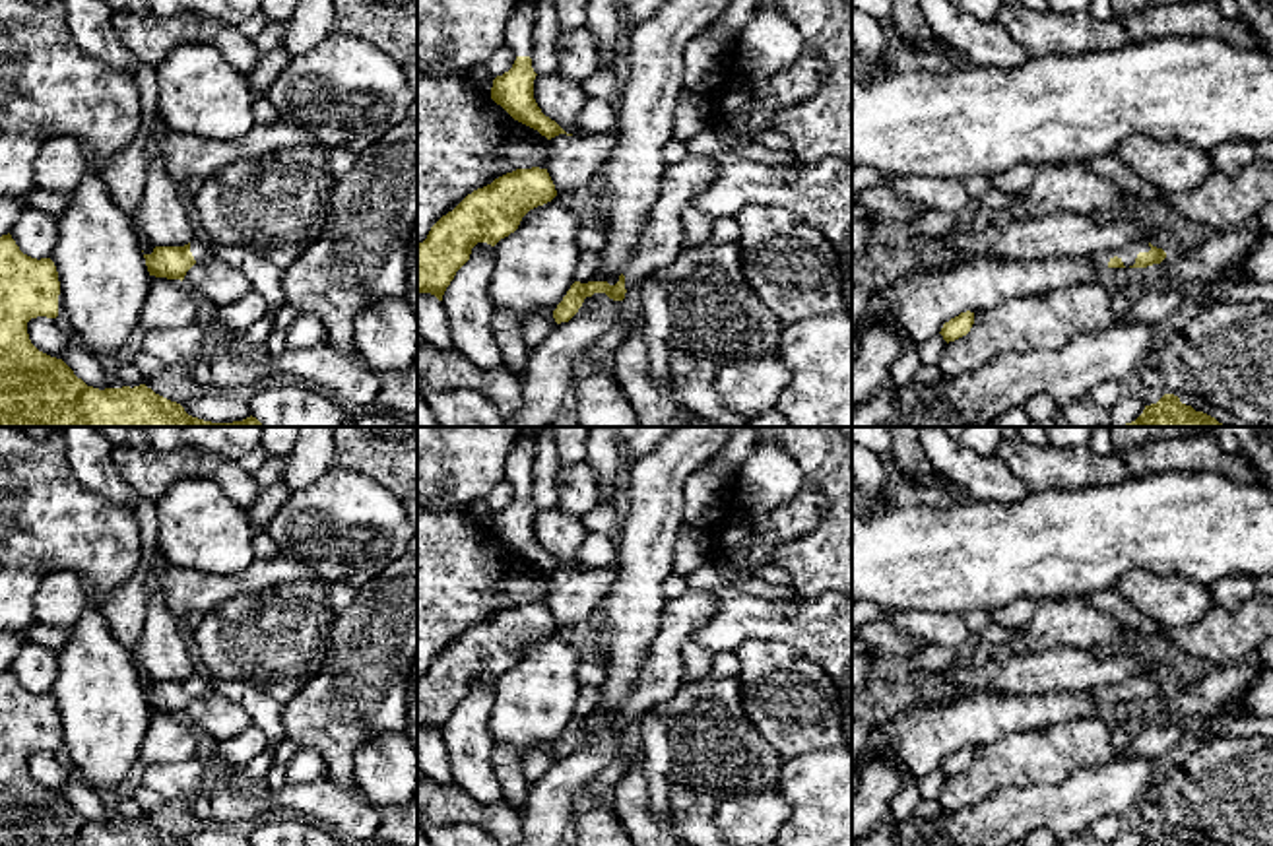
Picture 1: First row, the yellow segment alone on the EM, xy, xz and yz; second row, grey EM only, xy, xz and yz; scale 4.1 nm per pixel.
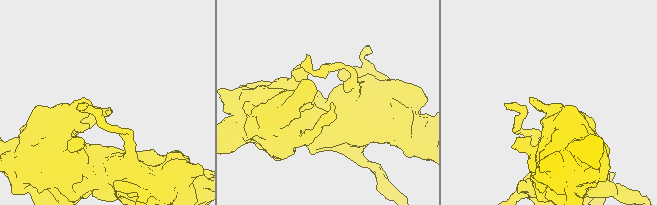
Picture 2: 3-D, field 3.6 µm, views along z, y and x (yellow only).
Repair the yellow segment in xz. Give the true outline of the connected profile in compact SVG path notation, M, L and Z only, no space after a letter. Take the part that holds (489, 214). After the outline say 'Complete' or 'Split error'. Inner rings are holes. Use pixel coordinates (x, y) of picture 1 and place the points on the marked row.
M516 169L468 194L417 244L417 293L439 301L477 243L495 246L522 217L557 196L547 169Z. Complete

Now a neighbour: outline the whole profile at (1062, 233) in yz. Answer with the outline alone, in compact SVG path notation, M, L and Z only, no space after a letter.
M1060 210L1036 219L1011 219L1005 227L968 229L937 237L941 244L994 260L1036 262L1058 256L1094 256L1120 250L1127 243L1149 243L1153 231L1124 210L1108 217L1089 217Z

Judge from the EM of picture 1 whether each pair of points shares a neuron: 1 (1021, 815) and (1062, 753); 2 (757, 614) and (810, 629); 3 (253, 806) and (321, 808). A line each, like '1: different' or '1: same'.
1: different
2: same
3: same

